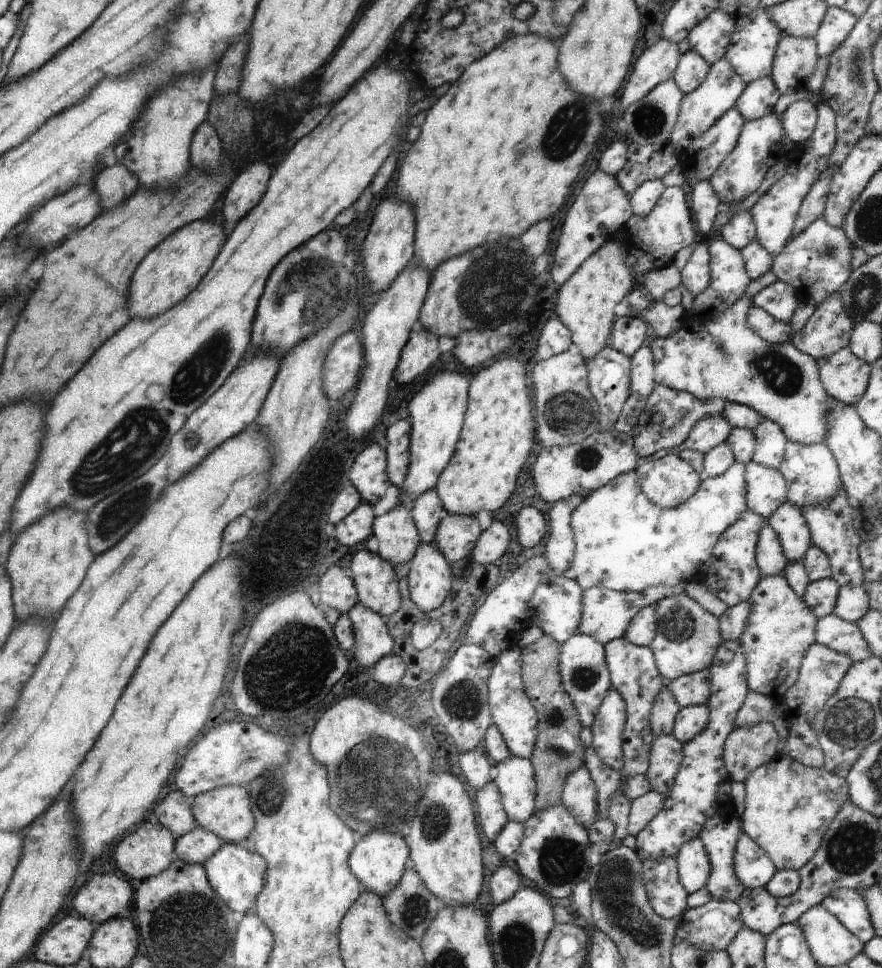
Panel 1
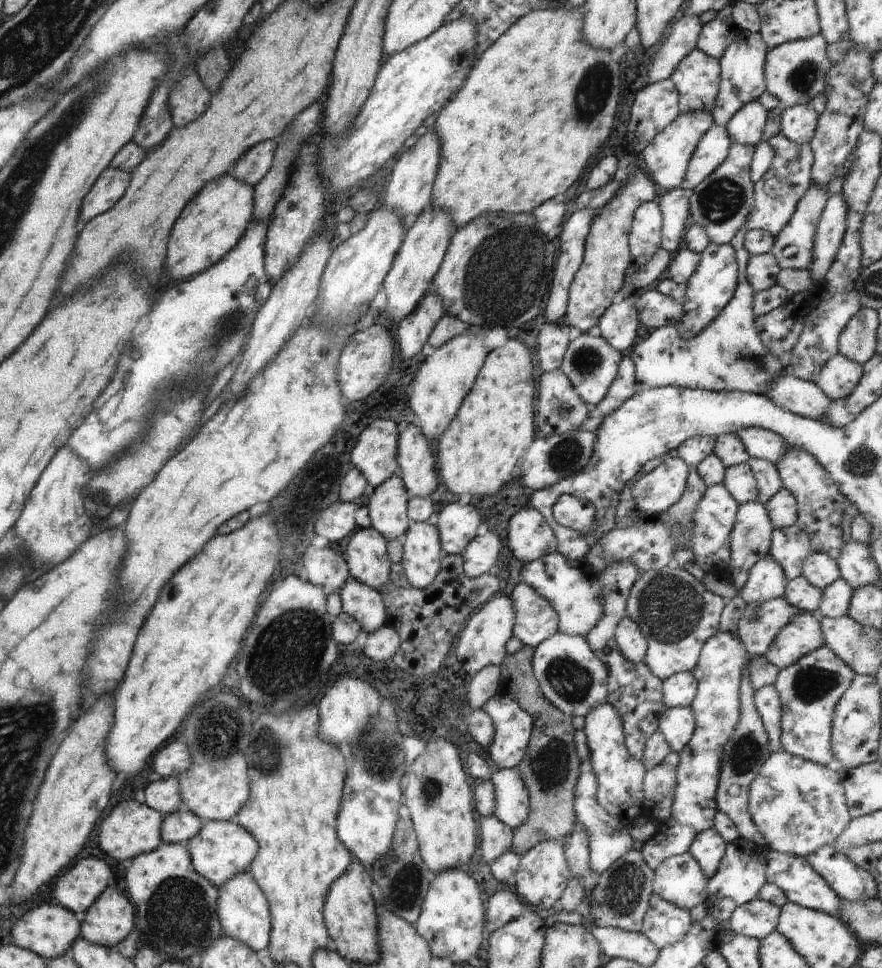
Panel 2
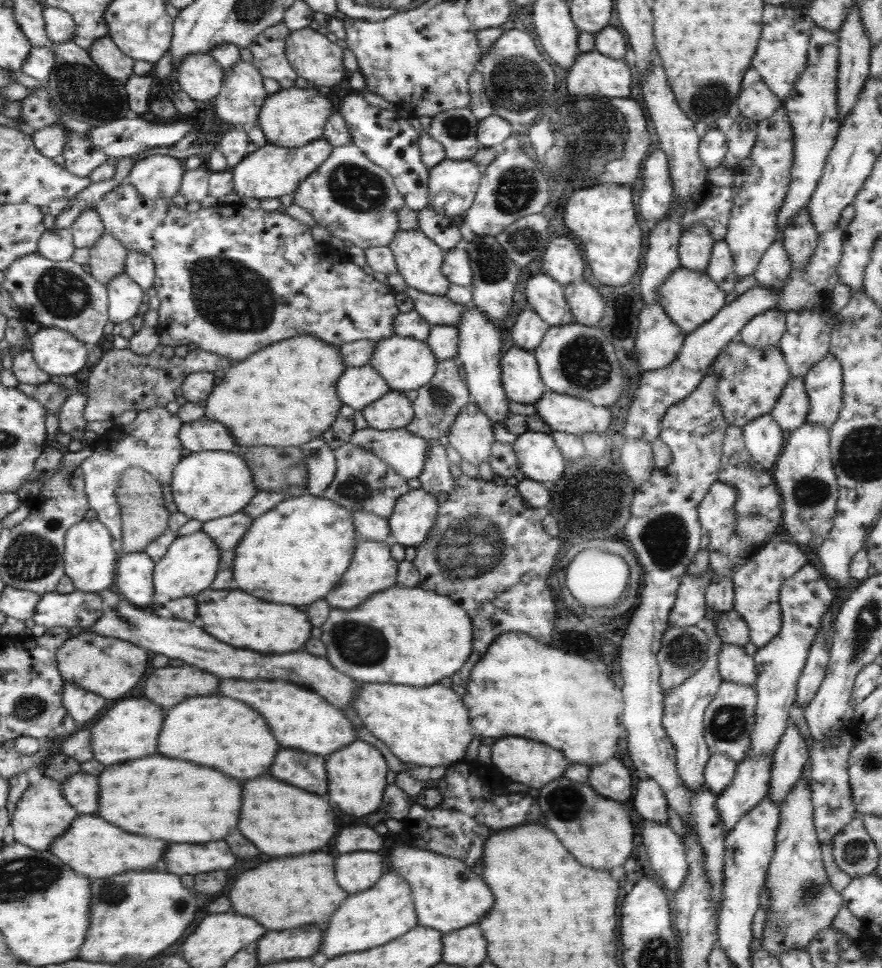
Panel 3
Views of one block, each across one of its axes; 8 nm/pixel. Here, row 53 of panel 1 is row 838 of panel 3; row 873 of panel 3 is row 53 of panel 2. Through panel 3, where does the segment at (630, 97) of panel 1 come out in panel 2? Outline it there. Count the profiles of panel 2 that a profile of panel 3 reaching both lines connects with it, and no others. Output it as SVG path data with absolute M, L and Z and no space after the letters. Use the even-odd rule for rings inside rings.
M685 13L671 24L671 30L660 39L657 52L652 56L647 80L649 83L669 79L673 68L691 49L696 47L702 23L695 14Z

